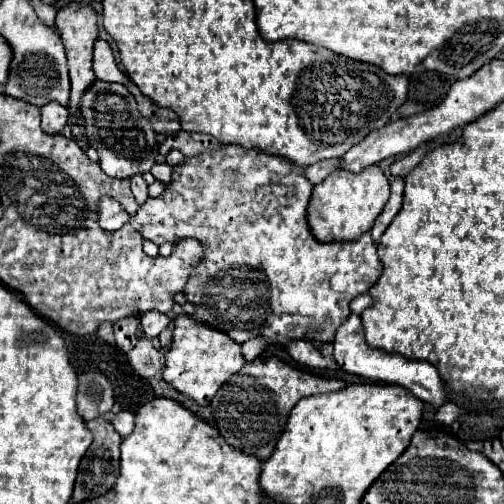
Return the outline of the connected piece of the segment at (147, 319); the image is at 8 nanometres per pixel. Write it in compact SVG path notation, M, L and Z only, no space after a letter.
M148 311L148 315L140 317L142 329L146 333L146 337L158 337L170 323L168 315L160 315L160 311Z

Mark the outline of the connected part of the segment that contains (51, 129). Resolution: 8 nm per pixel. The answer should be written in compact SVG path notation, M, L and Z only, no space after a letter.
M48 103L40 109L42 113L42 131L44 133L62 133L68 123L68 109L54 103Z

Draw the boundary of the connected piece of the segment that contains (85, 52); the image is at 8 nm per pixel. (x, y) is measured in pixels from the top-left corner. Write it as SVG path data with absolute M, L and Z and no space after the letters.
M70 3L62 7L56 15L56 29L62 37L62 43L66 47L66 57L68 57L68 67L70 67L70 81L72 81L72 95L70 95L70 115L76 119L80 117L80 95L96 81L96 75L92 71L92 47L98 37L98 15L90 5L84 3Z

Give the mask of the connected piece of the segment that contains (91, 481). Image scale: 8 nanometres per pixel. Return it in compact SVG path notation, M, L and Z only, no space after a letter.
M104 417L92 419L86 423L94 435L92 445L88 447L88 451L84 453L80 467L78 467L78 477L76 477L76 485L74 485L74 493L72 493L72 501L80 503L84 499L92 499L98 495L104 495L116 481L118 477L118 465L120 465L120 443L122 437L114 431L112 423L106 421Z

